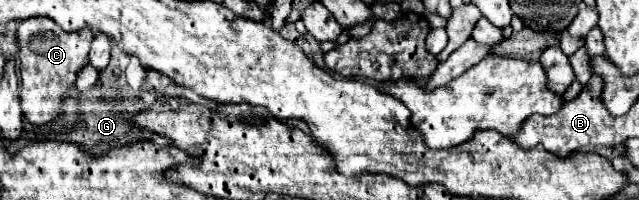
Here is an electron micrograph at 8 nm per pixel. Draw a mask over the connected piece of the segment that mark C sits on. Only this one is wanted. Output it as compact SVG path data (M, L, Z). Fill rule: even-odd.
M35 16L19 22L19 68L21 68L21 110L29 124L45 126L51 124L63 110L59 108L65 98L71 96L71 88L77 74L89 64L89 46L93 40L91 28L79 32L61 30L51 18Z

